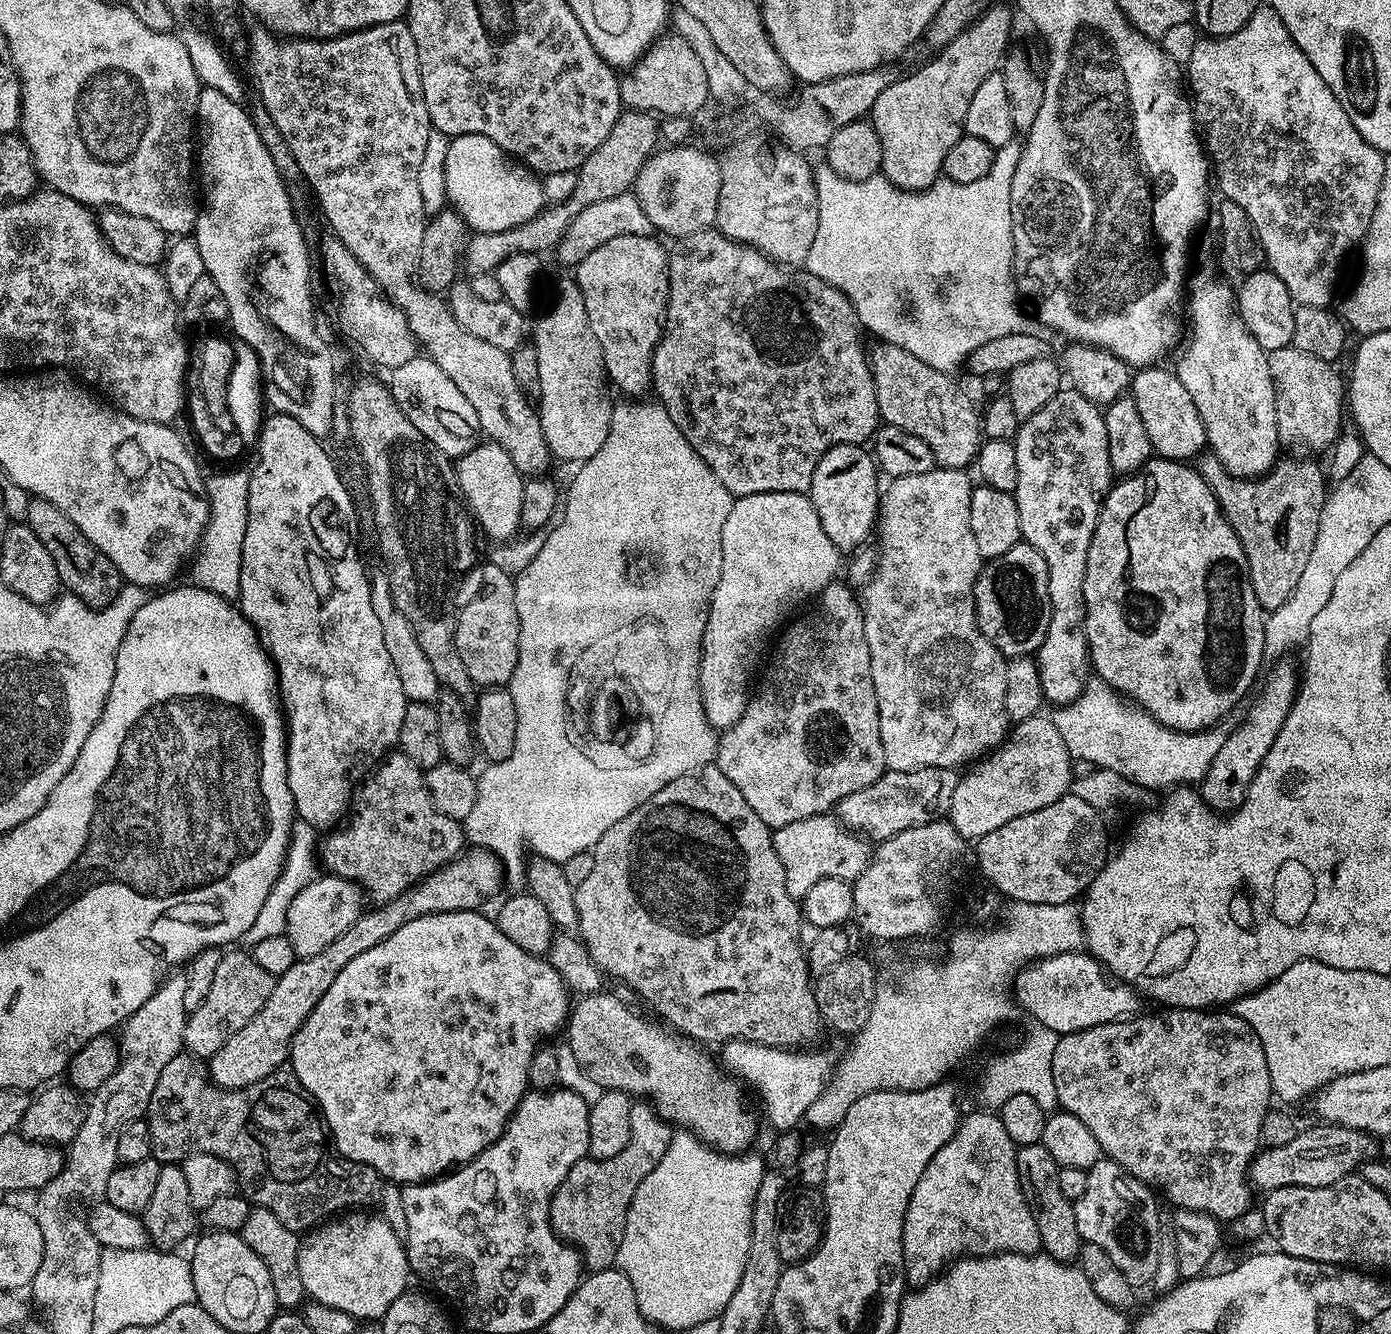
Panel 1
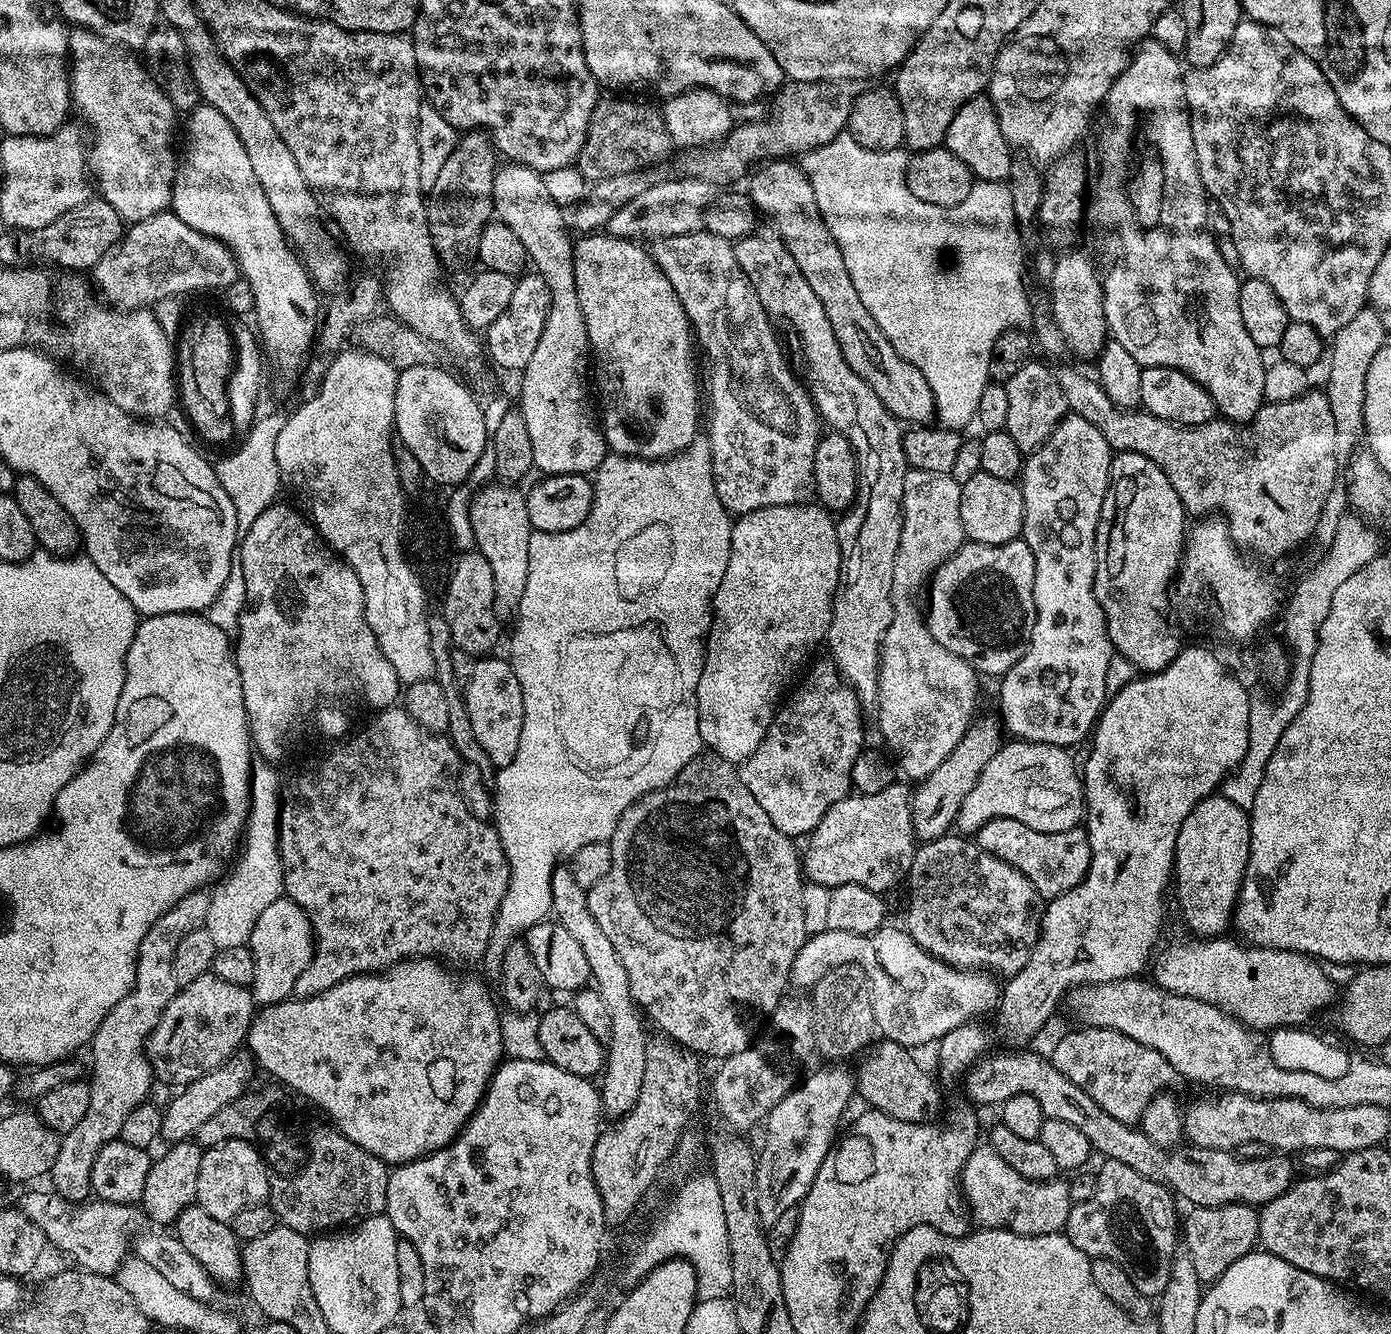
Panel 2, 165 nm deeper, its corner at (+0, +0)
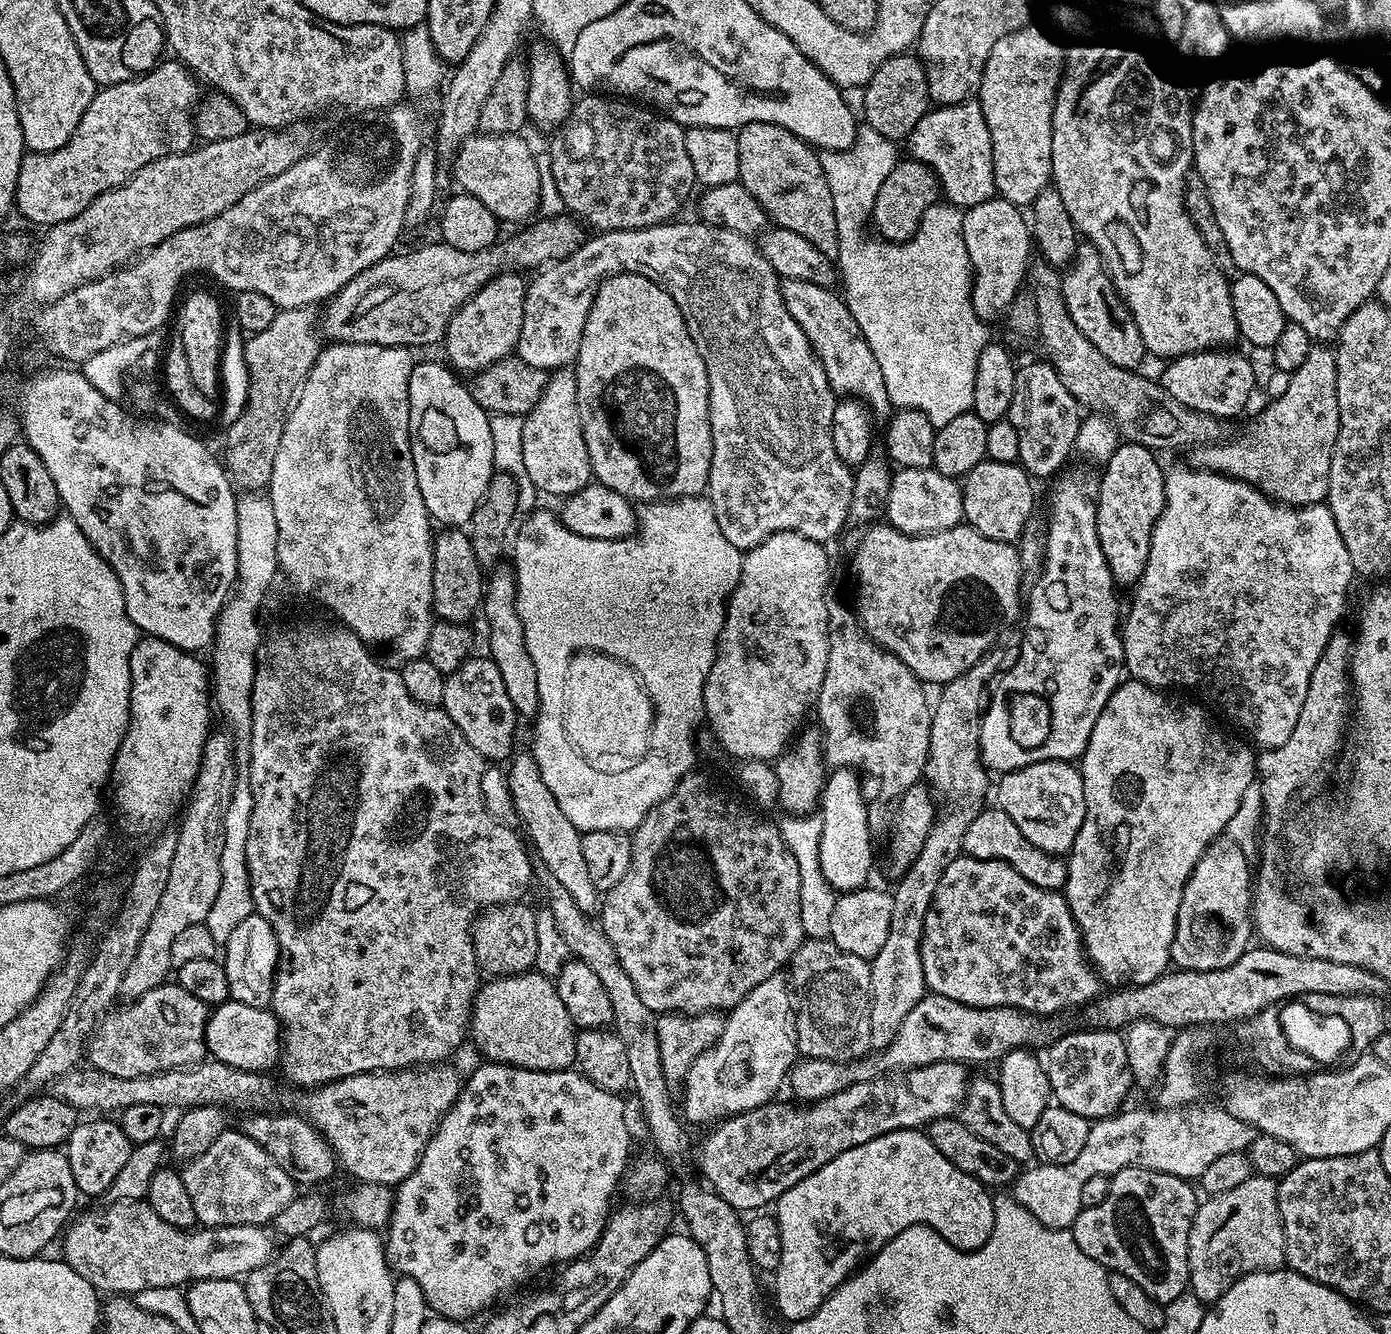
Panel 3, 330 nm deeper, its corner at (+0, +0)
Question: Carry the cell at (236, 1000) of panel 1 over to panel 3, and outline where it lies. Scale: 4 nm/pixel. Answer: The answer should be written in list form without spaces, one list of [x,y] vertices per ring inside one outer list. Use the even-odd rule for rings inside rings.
[[[165,982],[123,1006],[124,1009],[112,1008],[93,1032],[86,1053],[91,1067],[118,1078],[138,1078],[171,1068],[186,1068],[205,1059],[204,1035],[210,1008],[194,998],[190,990],[182,990],[175,982]]]

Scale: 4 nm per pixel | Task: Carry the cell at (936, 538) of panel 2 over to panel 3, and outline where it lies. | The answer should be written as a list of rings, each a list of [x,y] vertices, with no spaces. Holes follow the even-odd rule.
[[[934,467],[924,469],[900,468],[893,471],[890,494],[886,505],[886,520],[907,536],[929,536],[950,530],[964,520],[961,485]]]

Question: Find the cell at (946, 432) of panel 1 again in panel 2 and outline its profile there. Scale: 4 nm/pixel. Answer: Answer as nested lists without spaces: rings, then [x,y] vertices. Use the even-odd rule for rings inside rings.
[[[788,158],[769,160],[761,163],[751,173],[748,182],[746,192],[756,210],[763,215],[765,212],[772,219],[772,224],[776,227],[775,235],[786,246],[786,250],[790,250],[790,258],[798,262],[798,270],[802,270],[802,278],[810,282],[810,290],[818,294],[818,302],[826,306],[826,318],[830,318],[830,326],[834,326],[834,334],[838,338],[842,356],[846,358],[846,362],[850,362],[850,370],[854,370],[854,374],[858,374],[858,378],[862,378],[862,382],[866,382],[866,386],[870,386],[870,390],[874,390],[874,394],[882,398],[886,410],[894,414],[897,420],[908,426],[927,425],[936,415],[936,403],[934,394],[930,390],[930,382],[922,378],[922,370],[918,370],[918,366],[906,362],[906,358],[898,355],[894,346],[890,346],[886,334],[882,334],[878,322],[870,318],[870,310],[862,306],[862,298],[858,298],[858,290],[854,290],[850,282],[850,270],[846,270],[842,250],[838,250],[838,242],[834,242],[834,234],[830,234],[822,218],[822,210],[818,210],[818,198],[814,198],[814,186],[810,186],[803,167]]]

